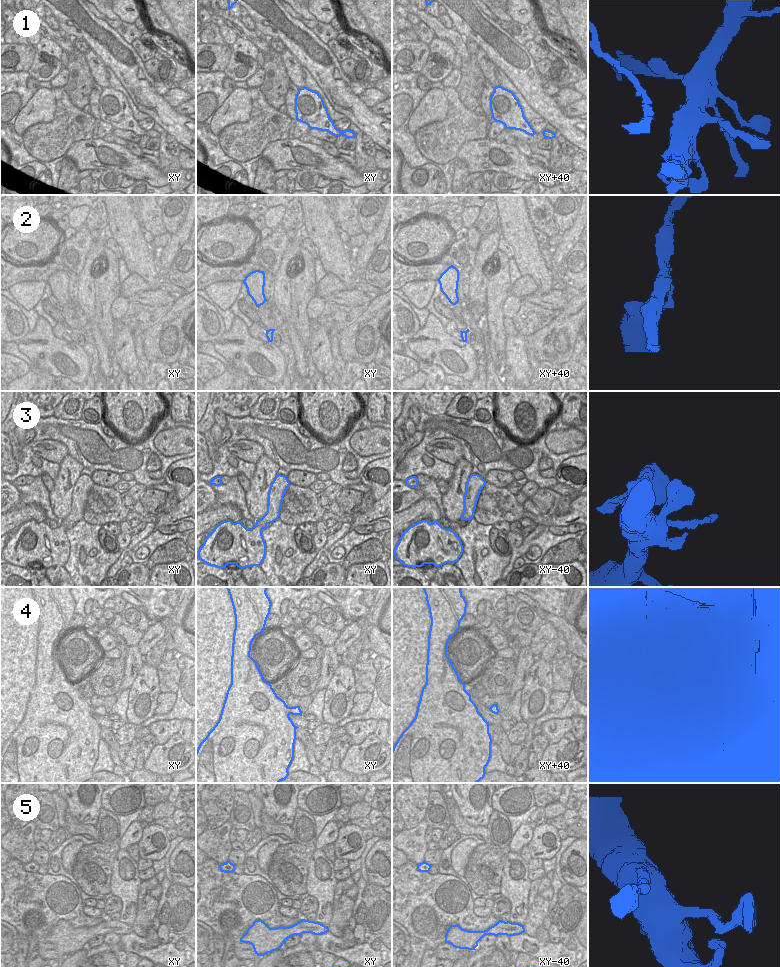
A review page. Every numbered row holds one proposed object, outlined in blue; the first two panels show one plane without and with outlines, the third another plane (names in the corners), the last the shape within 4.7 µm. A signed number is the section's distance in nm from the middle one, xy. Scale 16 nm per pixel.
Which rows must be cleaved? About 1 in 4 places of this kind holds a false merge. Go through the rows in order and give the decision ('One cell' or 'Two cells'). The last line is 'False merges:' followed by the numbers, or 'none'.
1: One cell
2: One cell
3: One cell
4: Two cells
5: One cell
False merges: 4.

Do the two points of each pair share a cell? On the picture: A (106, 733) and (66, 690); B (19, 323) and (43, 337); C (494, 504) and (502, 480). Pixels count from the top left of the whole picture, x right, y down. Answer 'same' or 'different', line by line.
A: different
B: different
C: different

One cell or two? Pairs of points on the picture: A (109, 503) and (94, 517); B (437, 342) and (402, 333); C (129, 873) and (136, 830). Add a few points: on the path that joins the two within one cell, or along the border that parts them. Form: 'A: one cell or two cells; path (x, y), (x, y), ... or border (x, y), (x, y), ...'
A: one cell; path (105, 506), (98, 513)
B: two cells; border (420, 328), (404, 341)
C: two cells; border (119, 848), (125, 849)

